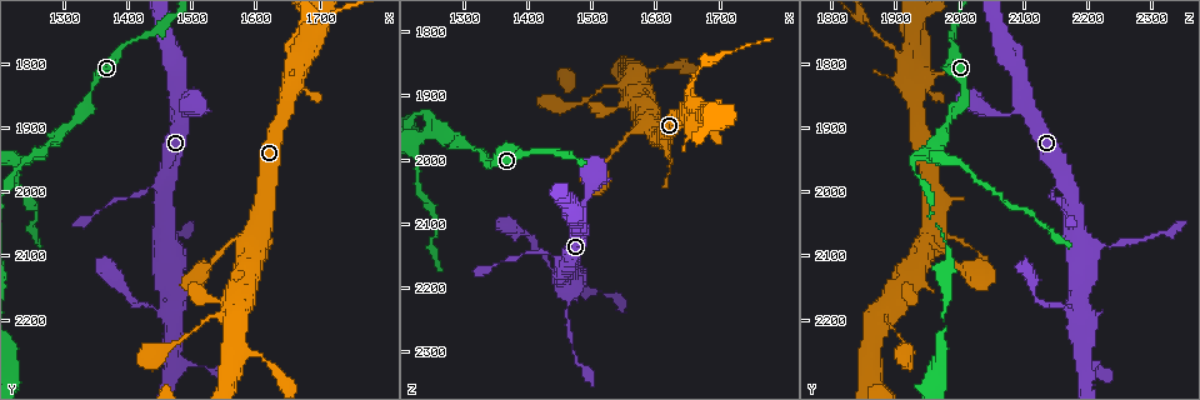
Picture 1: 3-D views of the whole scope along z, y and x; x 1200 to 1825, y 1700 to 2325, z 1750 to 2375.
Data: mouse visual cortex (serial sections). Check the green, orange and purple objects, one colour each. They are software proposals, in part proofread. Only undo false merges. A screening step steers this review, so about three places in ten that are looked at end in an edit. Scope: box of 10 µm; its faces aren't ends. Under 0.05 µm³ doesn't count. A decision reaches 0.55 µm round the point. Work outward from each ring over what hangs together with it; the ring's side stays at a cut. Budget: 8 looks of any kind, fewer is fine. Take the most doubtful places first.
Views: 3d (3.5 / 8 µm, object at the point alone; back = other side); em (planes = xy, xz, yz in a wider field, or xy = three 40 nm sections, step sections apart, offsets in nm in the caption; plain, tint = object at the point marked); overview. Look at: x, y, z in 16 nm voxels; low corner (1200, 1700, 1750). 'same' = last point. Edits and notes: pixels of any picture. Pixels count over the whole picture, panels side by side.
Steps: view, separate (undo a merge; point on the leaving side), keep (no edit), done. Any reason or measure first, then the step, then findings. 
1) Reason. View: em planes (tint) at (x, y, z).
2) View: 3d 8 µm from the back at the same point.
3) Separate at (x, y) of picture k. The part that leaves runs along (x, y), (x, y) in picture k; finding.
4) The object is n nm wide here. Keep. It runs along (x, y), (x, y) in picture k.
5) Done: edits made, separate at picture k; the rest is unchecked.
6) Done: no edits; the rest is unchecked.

Two arms in line, one across. View: 3d 3.5 µm at (1265, 1940, 1950).

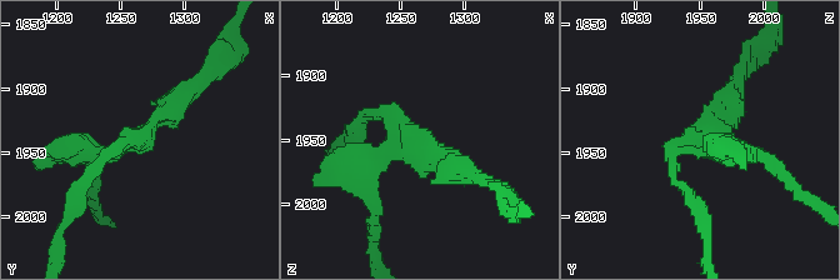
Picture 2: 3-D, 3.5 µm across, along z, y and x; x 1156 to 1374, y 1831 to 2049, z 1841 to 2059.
View: em xy step 2 (tint) at (1264, 1940, 1952).

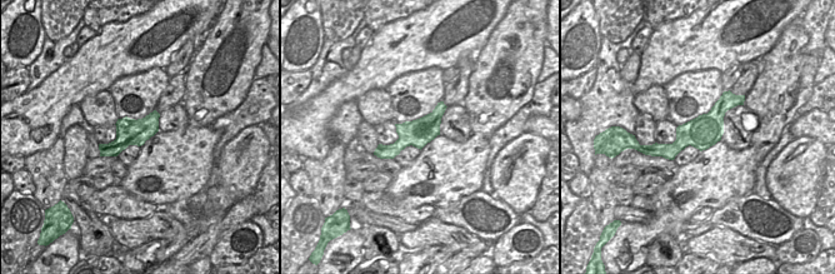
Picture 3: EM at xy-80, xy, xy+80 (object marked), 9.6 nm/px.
Another direction. View: em xy step 3 (tint) at the same point.

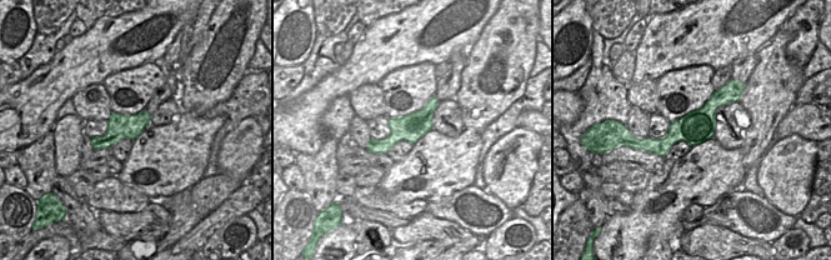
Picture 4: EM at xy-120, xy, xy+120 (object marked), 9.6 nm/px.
Keep. It runs along (732, 96), (665, 144), (641, 143) in picture 4; one cell here.

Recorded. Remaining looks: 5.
Calibre changes. View: 3d 8 µm at (1665, 1750, 1870).

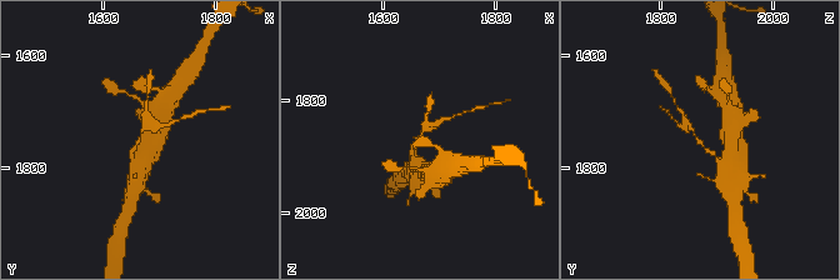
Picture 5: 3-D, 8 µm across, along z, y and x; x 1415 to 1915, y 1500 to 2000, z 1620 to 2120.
The arms are 150, 200 nm wide. View: em xy step 1 (tint) at the same point.

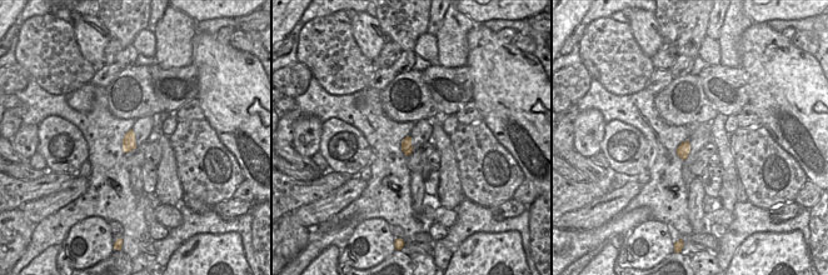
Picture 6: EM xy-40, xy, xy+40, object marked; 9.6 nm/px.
Separate at (688, 126) of picture 5. A second cell is stuck on.

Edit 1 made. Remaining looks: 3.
Done: edits made, separate at picture 5; the rest is unchecked.

